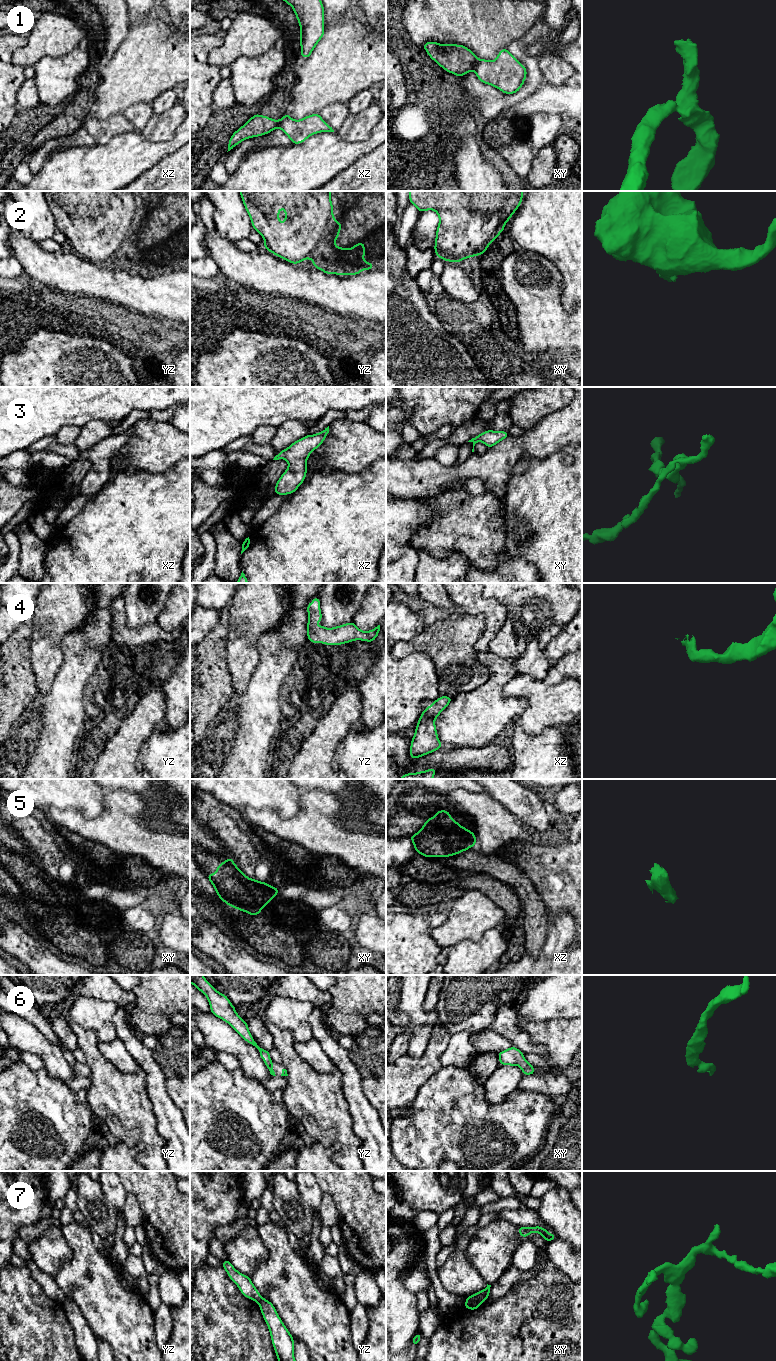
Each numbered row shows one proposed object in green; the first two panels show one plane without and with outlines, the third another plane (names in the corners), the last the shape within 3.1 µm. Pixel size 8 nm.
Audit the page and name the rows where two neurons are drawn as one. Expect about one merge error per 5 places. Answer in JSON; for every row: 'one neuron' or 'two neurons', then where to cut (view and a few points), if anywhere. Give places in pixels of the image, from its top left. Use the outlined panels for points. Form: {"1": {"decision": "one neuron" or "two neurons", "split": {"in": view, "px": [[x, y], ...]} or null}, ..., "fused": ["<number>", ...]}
{"1": {"decision": "two neurons", "split": {"in": "xy", "px": [[478, 60], [473, 69]]}}, "2": {"decision": "two neurons", "split": {"in": "xy", "px": [[486, 248], [461, 255], [449, 255], [439, 249], [435, 251]]}}, "3": {"decision": "one neuron", "split": null}, "4": {"decision": "one neuron", "split": null}, "5": {"decision": "one neuron", "split": null}, "6": {"decision": "one neuron", "split": null}, "7": {"decision": "one neuron", "split": null}, "fused": ["1", "2"]}

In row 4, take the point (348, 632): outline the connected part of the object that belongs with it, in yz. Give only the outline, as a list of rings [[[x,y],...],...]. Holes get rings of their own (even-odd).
[[[313,597],[312,599],[313,602],[307,604],[307,638],[312,643],[316,644],[320,642],[325,645],[334,646],[350,643],[355,640],[372,643],[379,635],[380,625],[365,632],[360,630],[353,621],[333,628],[315,626],[316,622],[322,622],[322,614],[319,597]]]

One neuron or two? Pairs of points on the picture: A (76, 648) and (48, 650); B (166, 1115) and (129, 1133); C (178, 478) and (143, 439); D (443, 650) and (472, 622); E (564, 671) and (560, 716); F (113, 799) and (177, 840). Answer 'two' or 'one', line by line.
A: two
B: two
C: two
D: one
E: two
F: one

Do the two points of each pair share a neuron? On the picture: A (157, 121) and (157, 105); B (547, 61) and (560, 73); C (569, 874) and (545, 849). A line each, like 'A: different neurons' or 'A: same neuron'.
A: different neurons
B: same neuron
C: same neuron

